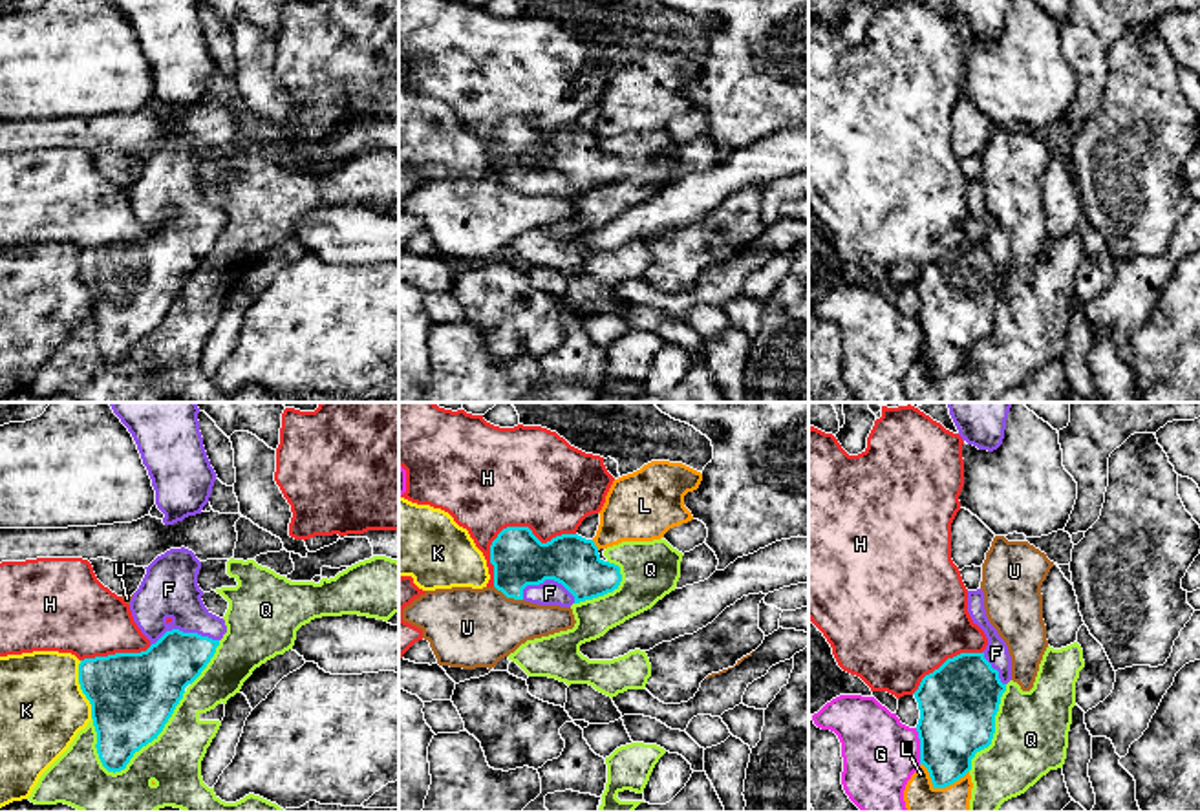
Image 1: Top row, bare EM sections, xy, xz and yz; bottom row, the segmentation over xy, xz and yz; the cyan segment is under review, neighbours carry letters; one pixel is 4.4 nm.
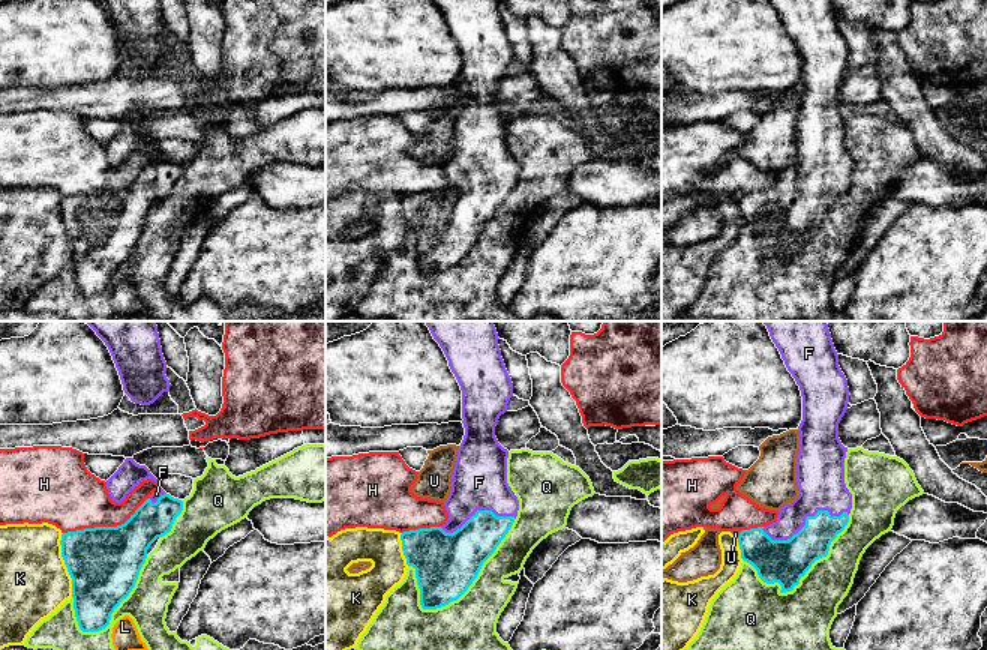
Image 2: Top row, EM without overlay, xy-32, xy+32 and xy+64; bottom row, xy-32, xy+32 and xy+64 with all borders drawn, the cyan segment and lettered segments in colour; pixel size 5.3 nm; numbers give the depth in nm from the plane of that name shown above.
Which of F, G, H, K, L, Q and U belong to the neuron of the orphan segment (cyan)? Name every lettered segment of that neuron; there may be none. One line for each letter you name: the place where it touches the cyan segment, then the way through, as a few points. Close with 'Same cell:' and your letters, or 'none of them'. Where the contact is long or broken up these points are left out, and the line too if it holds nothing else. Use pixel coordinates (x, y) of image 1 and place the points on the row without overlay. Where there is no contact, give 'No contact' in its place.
F: Touches cyan at xy (183, 224)
Same cell: F

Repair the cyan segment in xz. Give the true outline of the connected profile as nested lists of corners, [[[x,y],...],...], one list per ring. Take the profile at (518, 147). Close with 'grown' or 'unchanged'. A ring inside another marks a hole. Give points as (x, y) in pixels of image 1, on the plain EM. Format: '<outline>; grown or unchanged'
[[[507,117],[490,135],[494,177],[507,188],[571,198],[613,183],[620,157],[604,152],[593,130],[562,124],[541,134],[529,117]]]; grown

